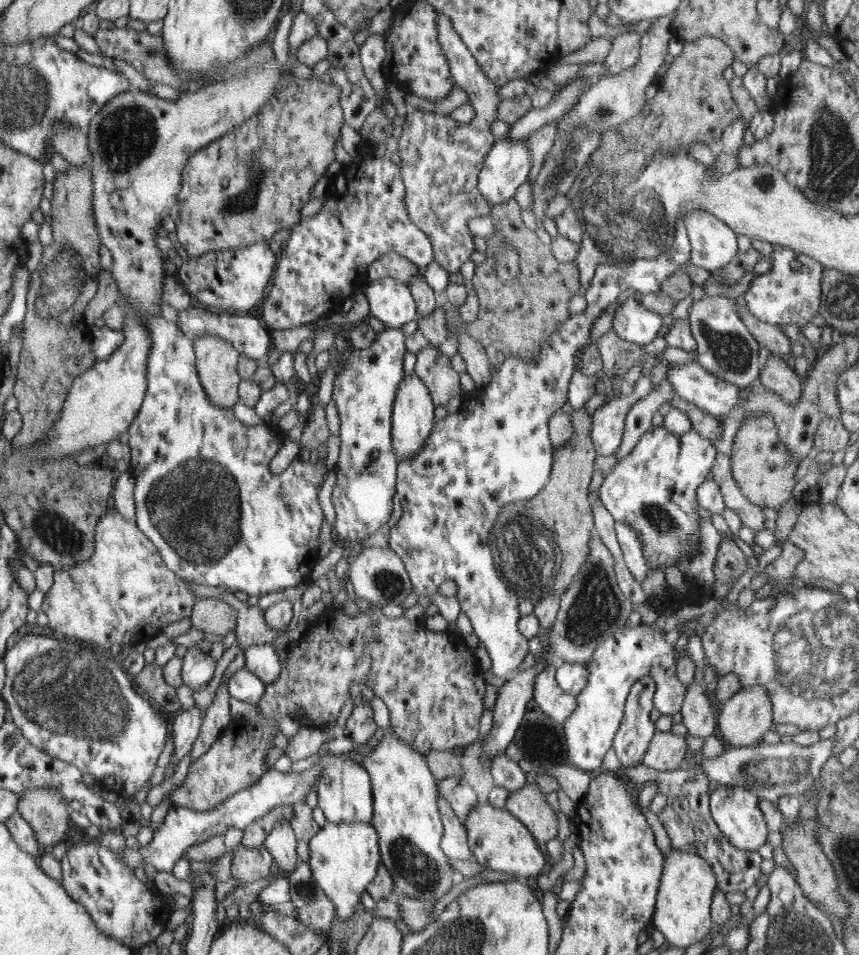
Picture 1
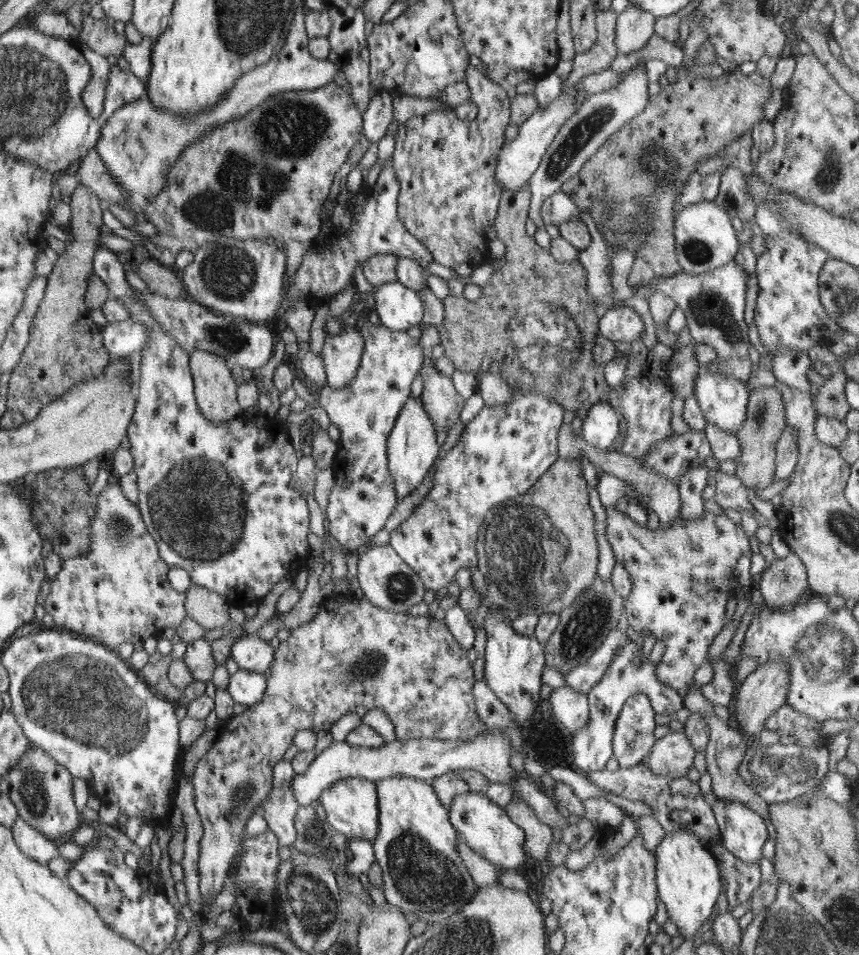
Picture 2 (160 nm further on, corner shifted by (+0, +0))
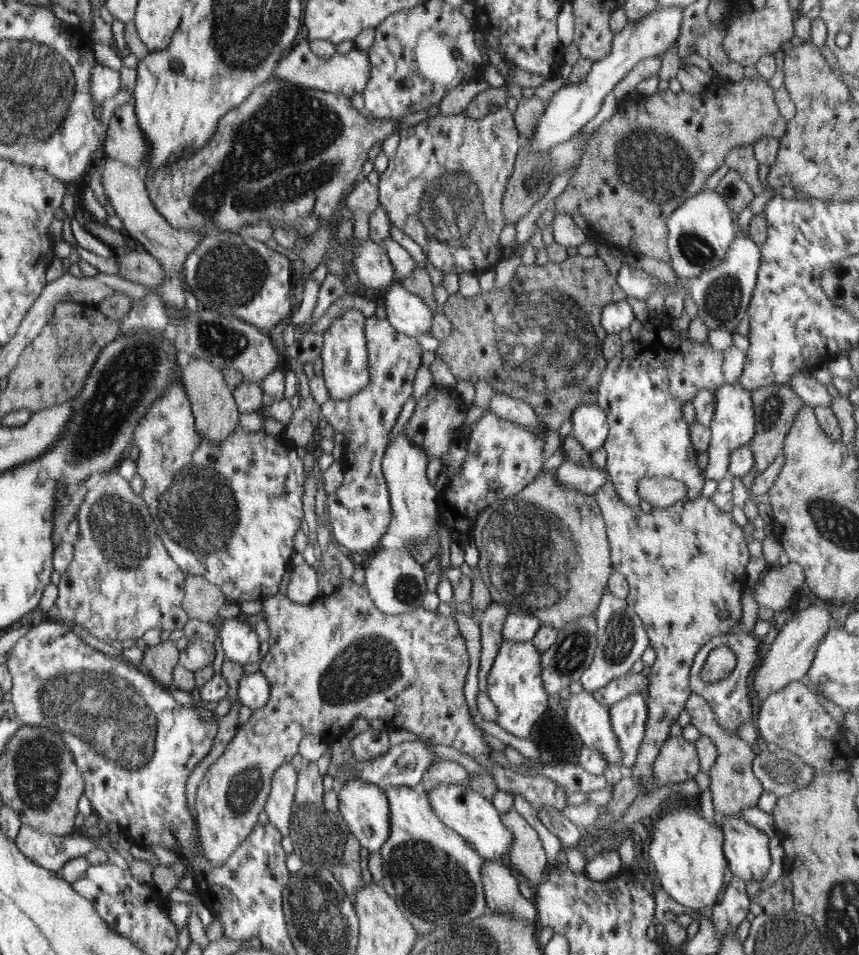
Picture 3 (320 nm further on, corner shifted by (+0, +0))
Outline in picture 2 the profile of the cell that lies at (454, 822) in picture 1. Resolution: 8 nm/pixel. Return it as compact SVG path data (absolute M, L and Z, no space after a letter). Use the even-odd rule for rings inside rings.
M457 834L456 852L462 858L464 866L469 870L473 881L477 886L494 886L499 884L498 880L504 867L494 866L473 852L464 842L464 839Z

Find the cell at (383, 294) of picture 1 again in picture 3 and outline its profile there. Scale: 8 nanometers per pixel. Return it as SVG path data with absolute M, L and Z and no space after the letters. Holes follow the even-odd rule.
M400 284L390 287L385 294L386 320L398 331L416 339L432 326L432 310L417 294Z

